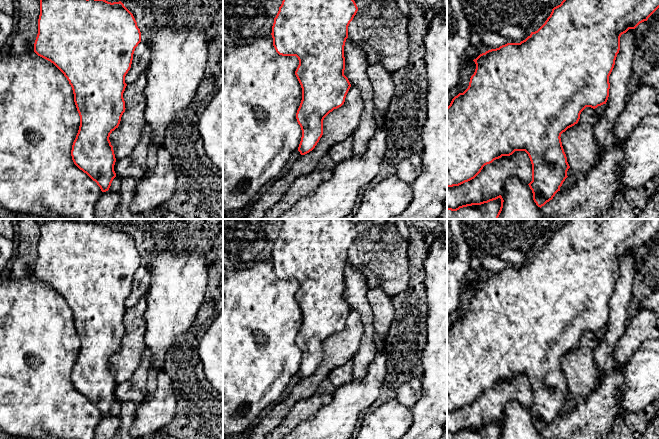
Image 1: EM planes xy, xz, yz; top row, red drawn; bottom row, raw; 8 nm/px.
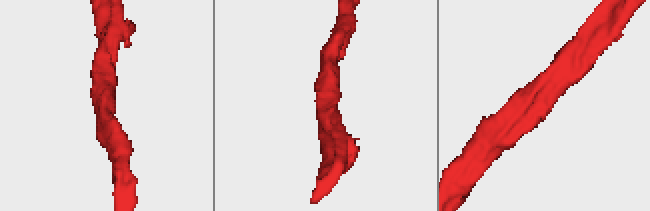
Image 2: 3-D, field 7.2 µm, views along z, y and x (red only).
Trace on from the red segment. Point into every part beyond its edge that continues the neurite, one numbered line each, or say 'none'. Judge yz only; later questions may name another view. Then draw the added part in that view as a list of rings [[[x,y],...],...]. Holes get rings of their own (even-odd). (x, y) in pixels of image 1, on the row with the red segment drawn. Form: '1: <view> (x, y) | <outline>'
none

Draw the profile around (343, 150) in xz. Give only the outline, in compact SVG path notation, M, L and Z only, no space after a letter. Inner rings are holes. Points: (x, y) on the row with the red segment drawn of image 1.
M350 136L344 141L333 145L330 148L328 155L337 164L347 158L352 157L352 153L353 153L353 138L352 136Z

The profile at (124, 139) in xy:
M147 69L131 85L127 85L123 93L125 112L119 126L112 131L109 140L113 146L116 160L132 153L139 142L143 128L147 125L144 112L146 98L144 89L147 84Z

